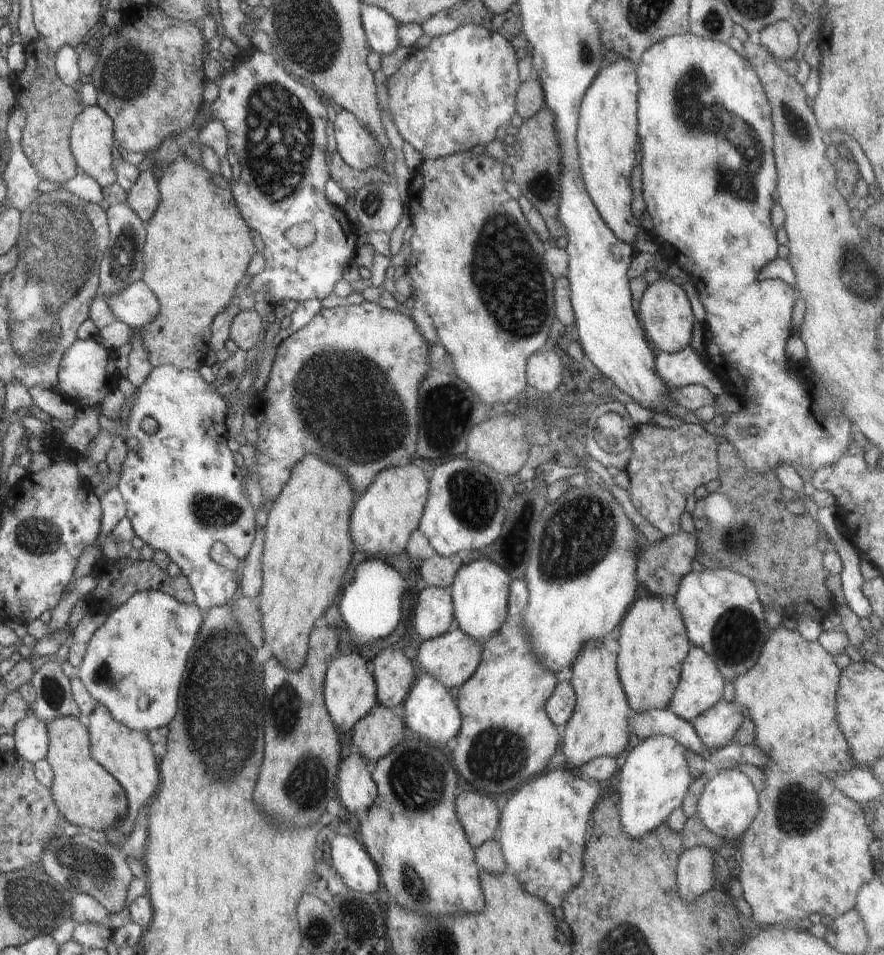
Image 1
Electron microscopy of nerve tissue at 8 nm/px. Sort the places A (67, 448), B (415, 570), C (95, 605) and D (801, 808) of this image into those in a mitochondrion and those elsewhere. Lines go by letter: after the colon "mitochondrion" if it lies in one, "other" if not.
A: other
B: other
C: other
D: mitochondrion

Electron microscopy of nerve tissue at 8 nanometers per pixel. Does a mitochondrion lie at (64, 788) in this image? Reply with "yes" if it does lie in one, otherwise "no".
no

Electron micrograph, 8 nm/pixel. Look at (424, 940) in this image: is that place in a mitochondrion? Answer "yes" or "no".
yes

